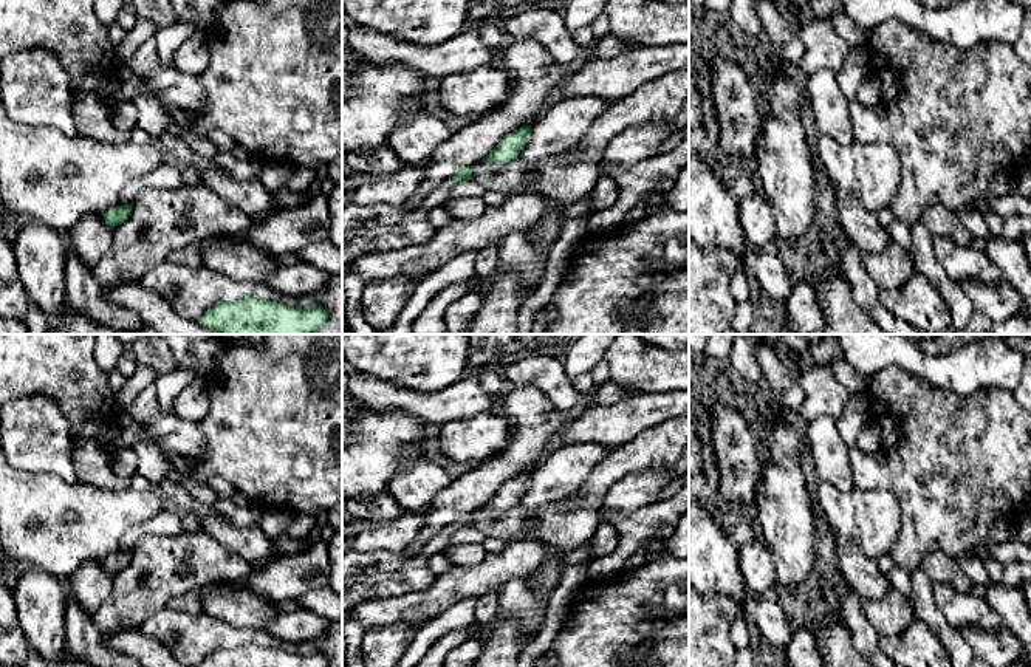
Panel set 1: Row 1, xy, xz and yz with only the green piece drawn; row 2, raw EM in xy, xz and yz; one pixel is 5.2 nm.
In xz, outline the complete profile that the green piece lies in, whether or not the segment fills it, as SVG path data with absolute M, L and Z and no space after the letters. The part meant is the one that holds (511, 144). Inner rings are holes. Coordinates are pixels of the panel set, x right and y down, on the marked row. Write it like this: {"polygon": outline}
{"polygon": "M522 127L506 136L502 138L502 141L491 150L488 156L485 156L480 162L509 162L511 159L517 158L519 153L525 149L528 144L528 127Z"}

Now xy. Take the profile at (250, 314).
{"polygon": "M254 296L220 302L198 319L220 334L313 334L327 320L322 305L299 308Z"}

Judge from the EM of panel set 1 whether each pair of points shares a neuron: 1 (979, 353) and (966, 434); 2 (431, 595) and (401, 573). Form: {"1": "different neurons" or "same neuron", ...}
{"1": "different neurons", "2": "different neurons"}

